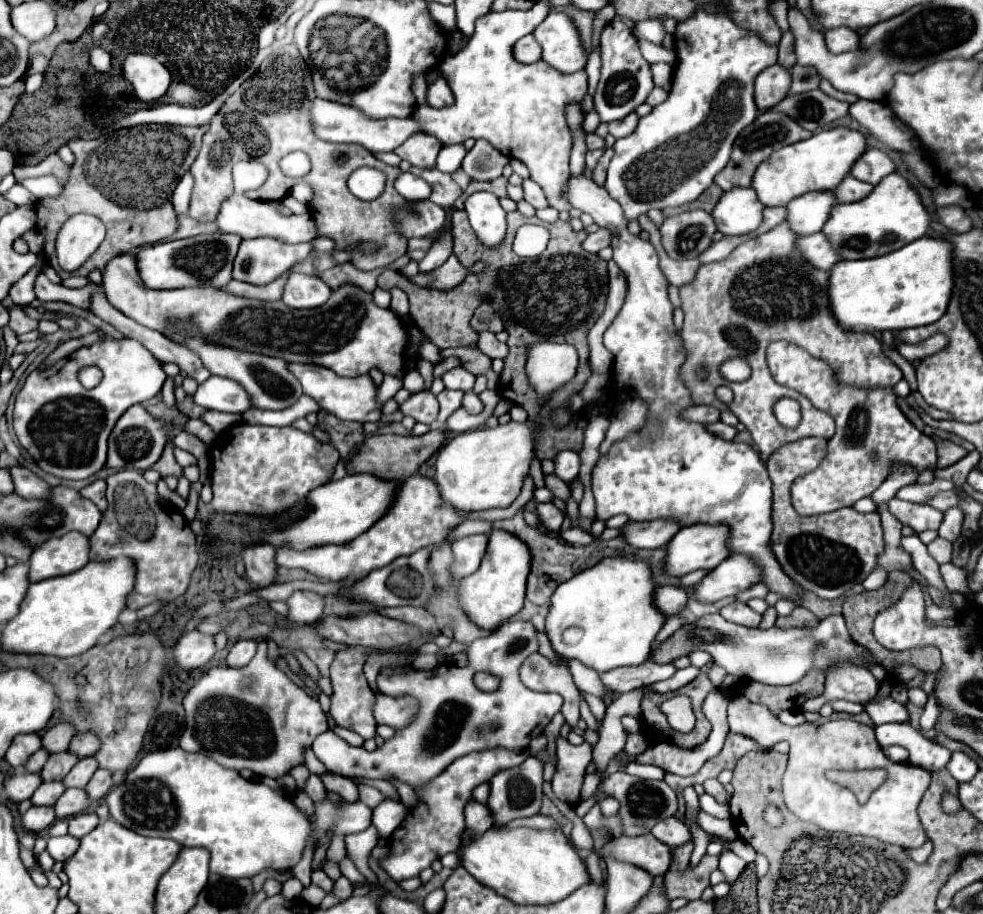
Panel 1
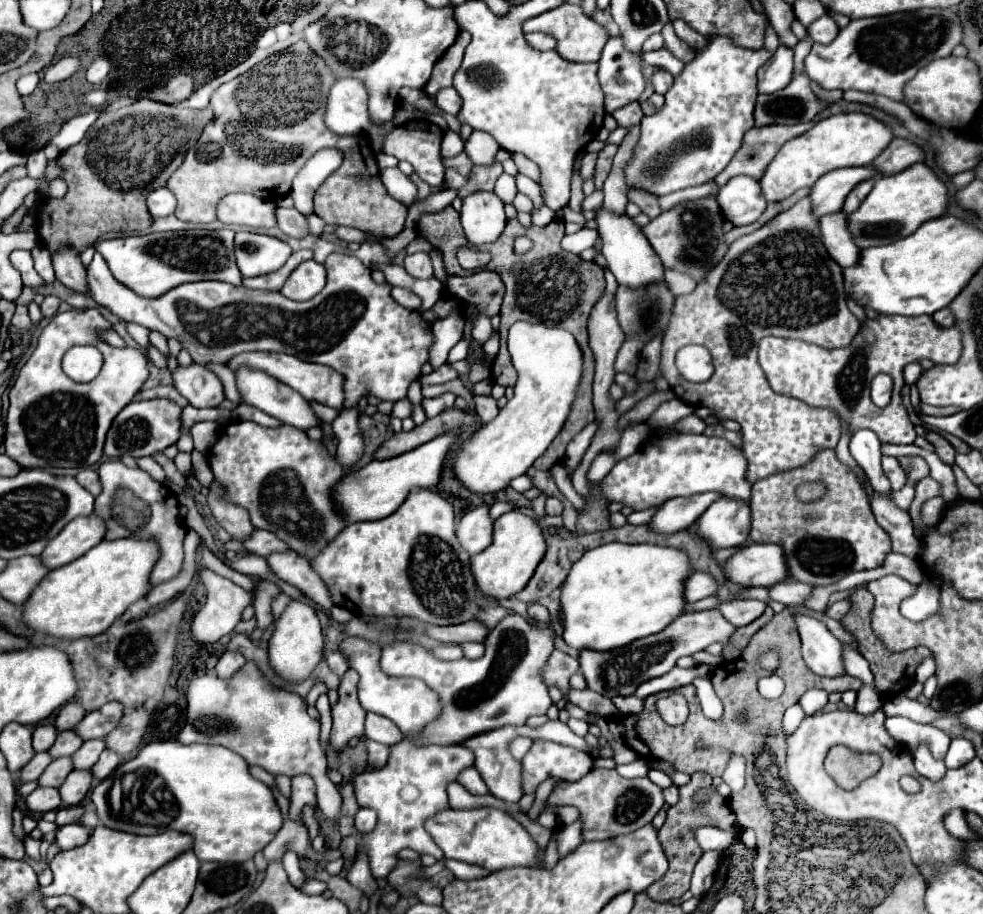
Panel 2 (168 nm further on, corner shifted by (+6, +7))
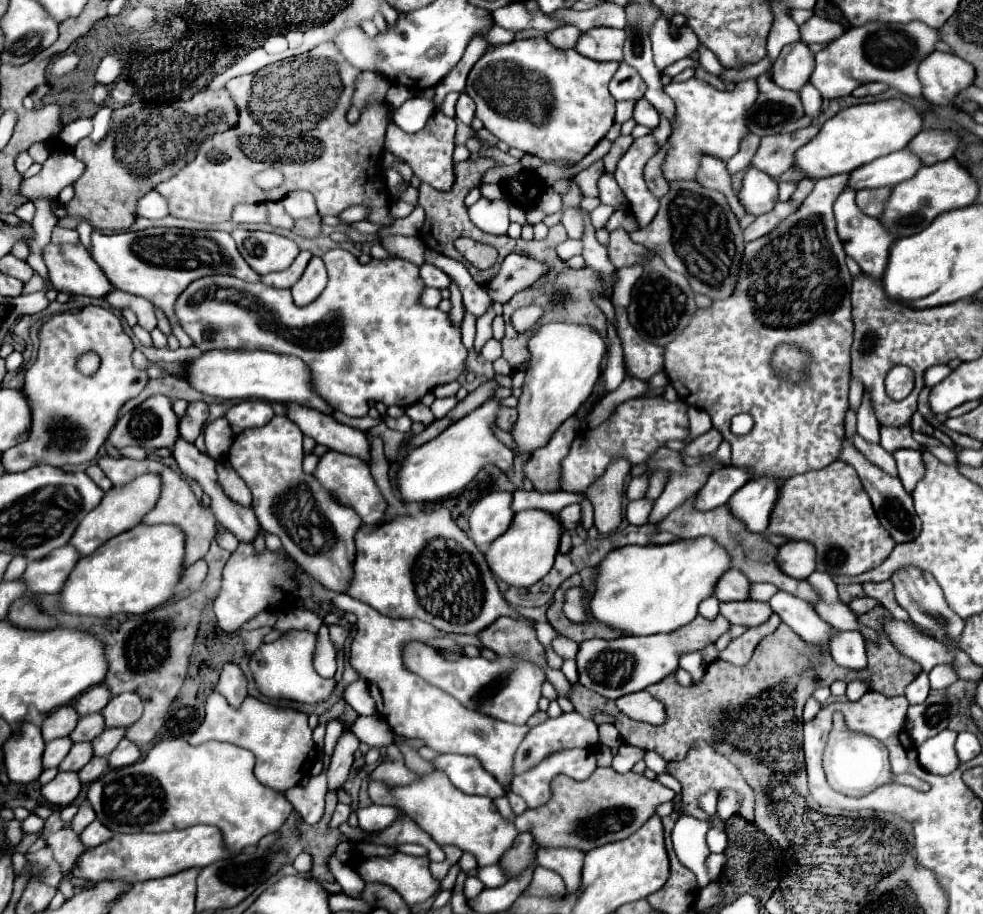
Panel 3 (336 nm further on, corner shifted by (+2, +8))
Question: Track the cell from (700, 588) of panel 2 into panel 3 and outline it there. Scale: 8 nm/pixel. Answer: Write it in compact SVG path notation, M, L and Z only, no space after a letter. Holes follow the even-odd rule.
M730 569L716 585L718 601L744 601L750 593L750 581L738 569Z

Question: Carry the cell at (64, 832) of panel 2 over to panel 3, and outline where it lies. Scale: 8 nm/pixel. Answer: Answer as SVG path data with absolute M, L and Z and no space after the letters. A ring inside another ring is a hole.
M92 821L92 823L82 831L80 841L82 841L82 845L84 845L86 849L92 849L92 847L98 847L98 845L102 845L104 841L108 841L108 839L112 839L112 837L114 837L114 833L112 833L108 827L100 825L100 821Z

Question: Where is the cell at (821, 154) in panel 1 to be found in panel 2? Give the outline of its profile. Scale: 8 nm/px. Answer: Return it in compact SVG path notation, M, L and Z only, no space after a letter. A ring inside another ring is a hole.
M834 114L814 124L808 132L802 136L796 136L788 140L774 160L766 166L764 178L760 178L760 188L768 202L780 202L788 196L792 196L800 188L810 188L822 174L838 170L838 168L850 168L850 166L866 166L876 158L892 140L892 132L882 122L860 114Z

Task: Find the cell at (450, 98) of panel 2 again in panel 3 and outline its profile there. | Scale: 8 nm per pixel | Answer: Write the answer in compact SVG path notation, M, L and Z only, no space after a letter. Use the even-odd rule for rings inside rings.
M462 93L456 103L456 117L466 125L470 125L474 119L474 101L466 93Z

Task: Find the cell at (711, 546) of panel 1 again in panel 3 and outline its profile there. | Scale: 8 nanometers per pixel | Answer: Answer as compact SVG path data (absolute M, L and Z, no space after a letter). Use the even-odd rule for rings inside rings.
M756 477L748 481L728 501L732 513L746 523L754 533L764 533L772 515L772 509L780 497L782 479L778 477Z

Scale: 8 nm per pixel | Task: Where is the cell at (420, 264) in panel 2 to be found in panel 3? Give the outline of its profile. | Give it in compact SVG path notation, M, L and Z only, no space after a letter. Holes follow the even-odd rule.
M424 263L424 265L420 267L420 277L424 279L426 287L448 289L448 285L450 285L450 277L448 277L444 271L440 271L438 267L430 265L430 263Z

